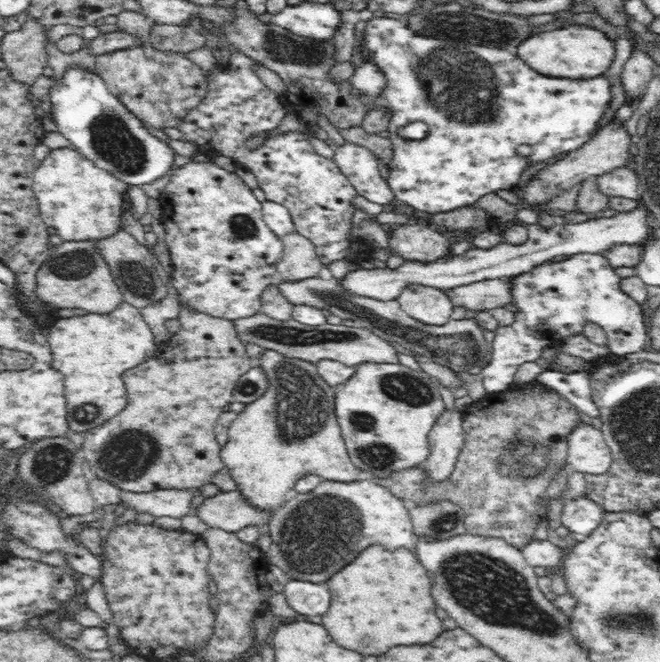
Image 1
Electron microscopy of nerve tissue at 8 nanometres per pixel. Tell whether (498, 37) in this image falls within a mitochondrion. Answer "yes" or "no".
yes

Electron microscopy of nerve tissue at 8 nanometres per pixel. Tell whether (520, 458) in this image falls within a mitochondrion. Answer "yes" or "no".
yes

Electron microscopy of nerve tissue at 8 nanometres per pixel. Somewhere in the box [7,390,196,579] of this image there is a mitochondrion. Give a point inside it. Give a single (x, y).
(127, 458)

